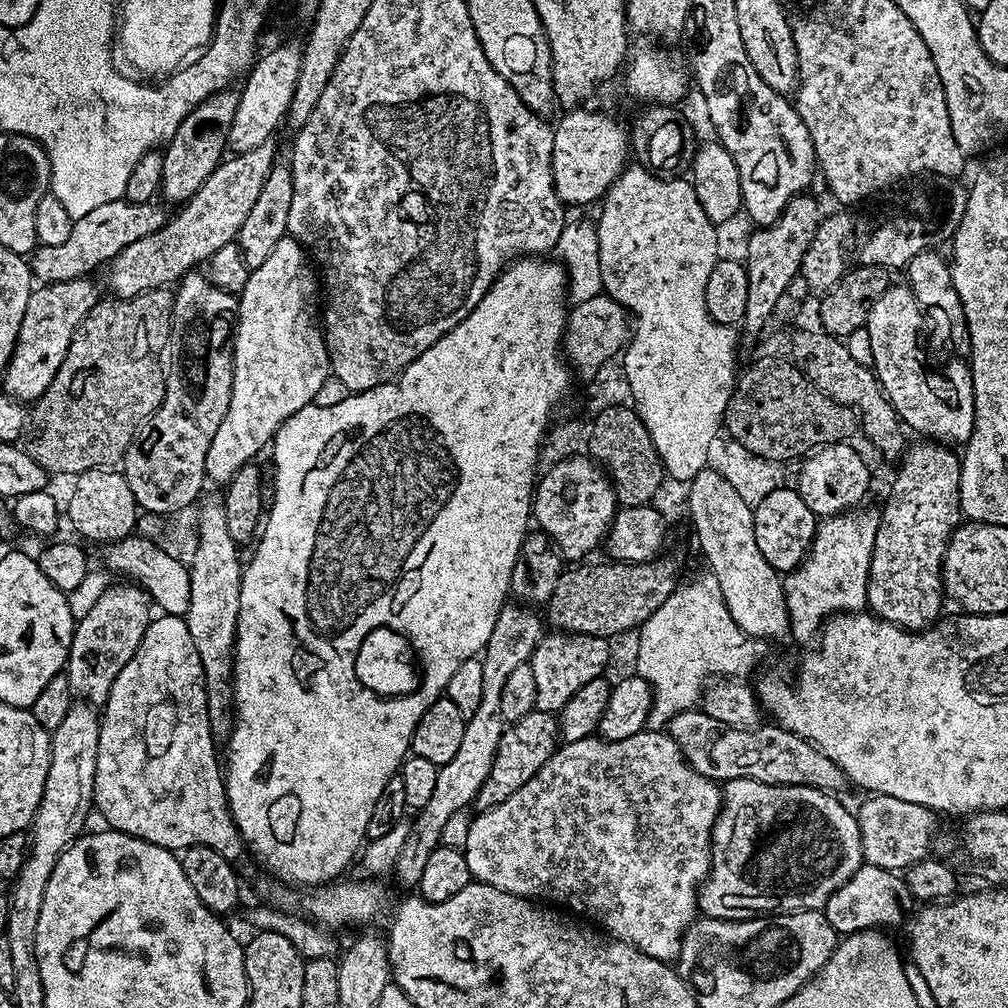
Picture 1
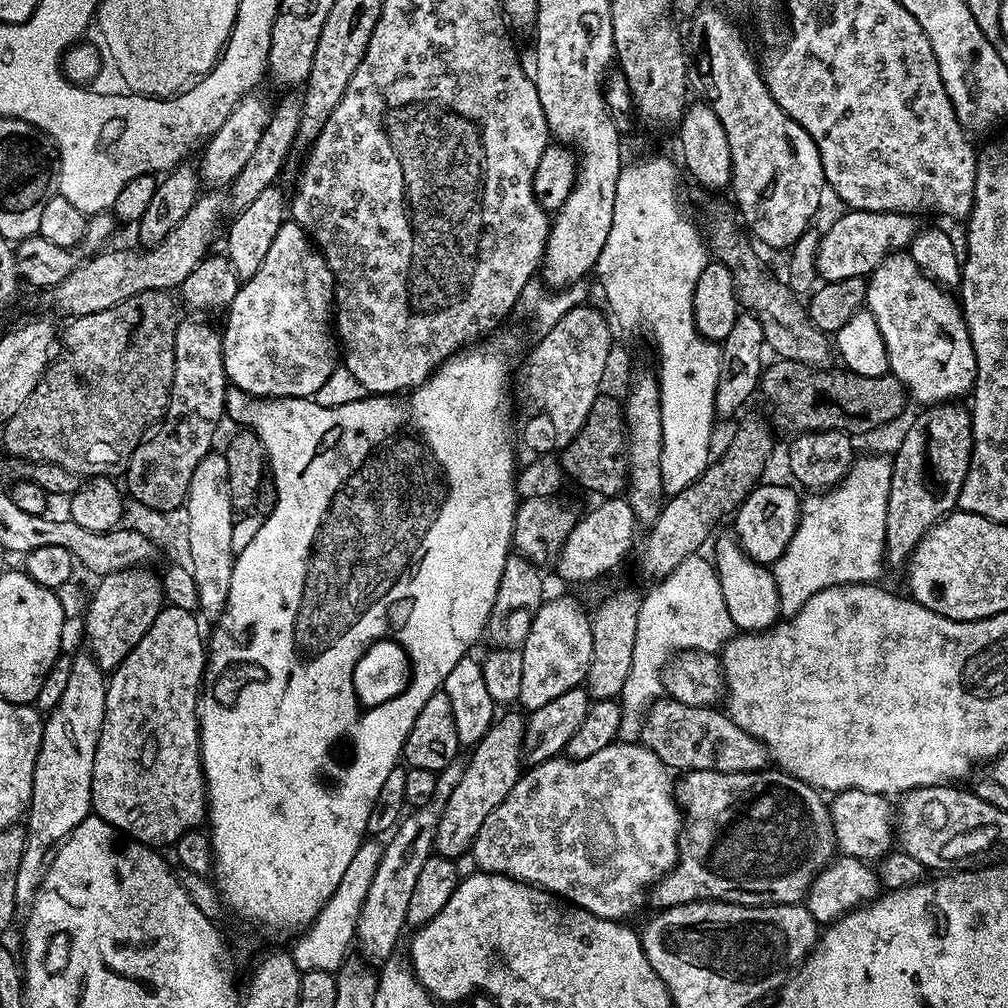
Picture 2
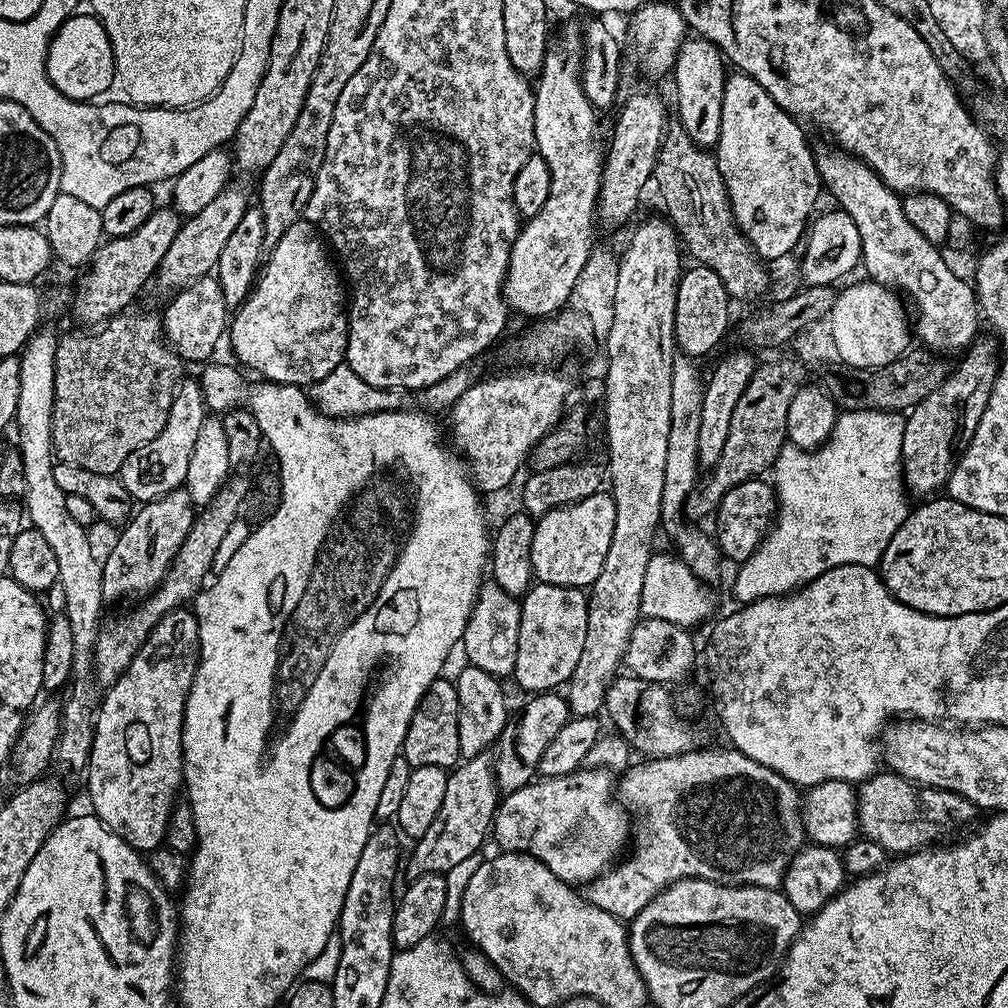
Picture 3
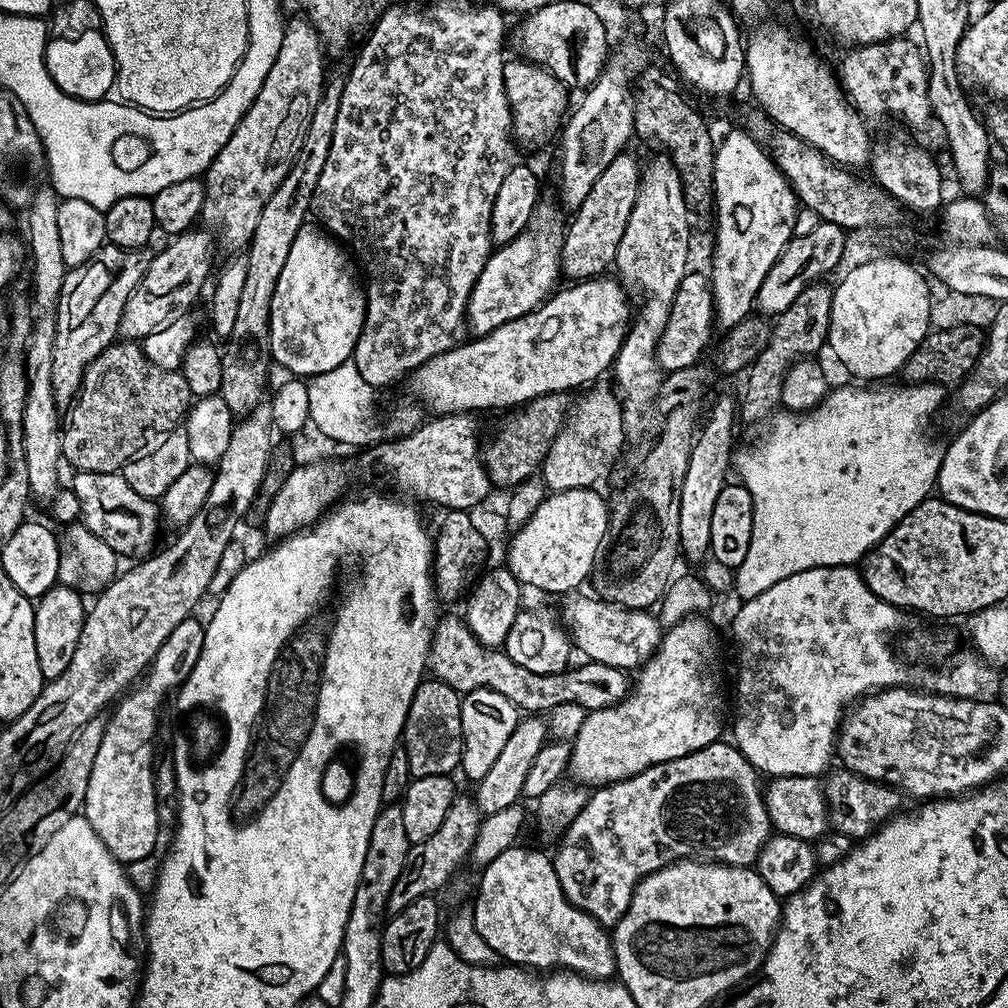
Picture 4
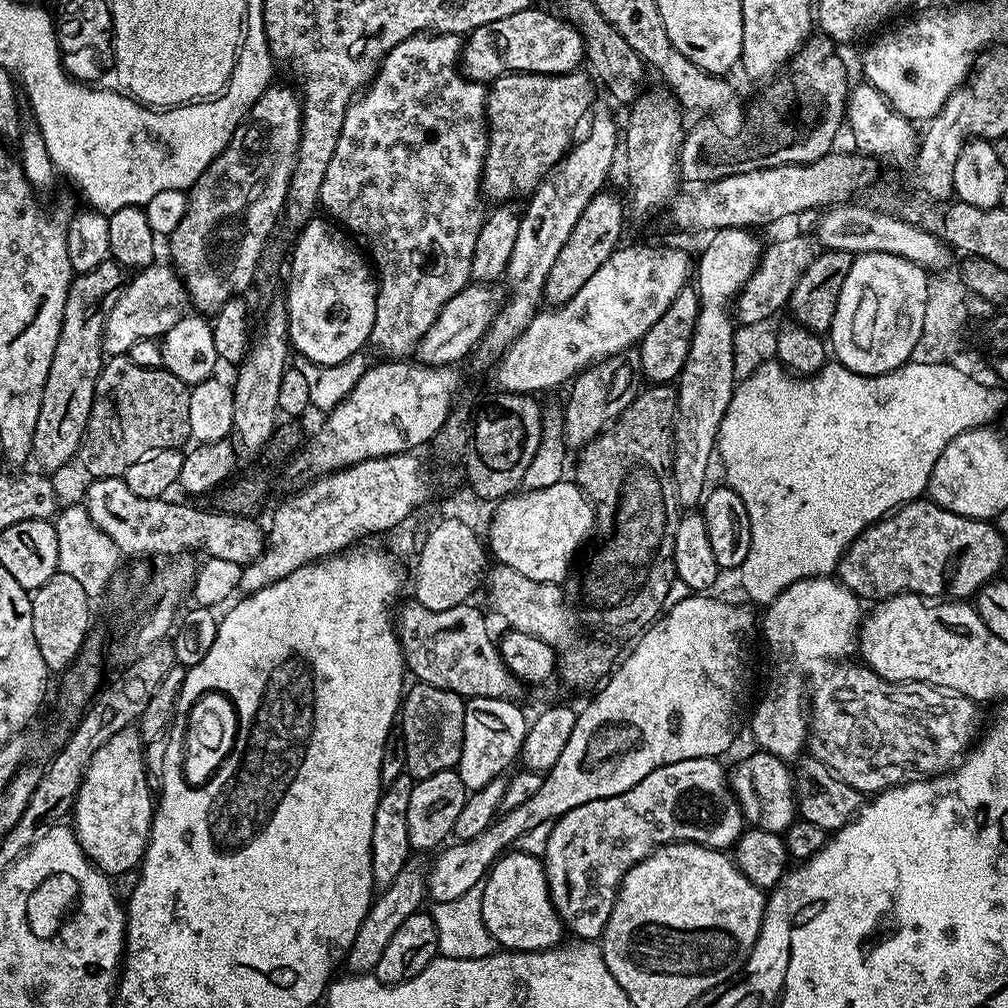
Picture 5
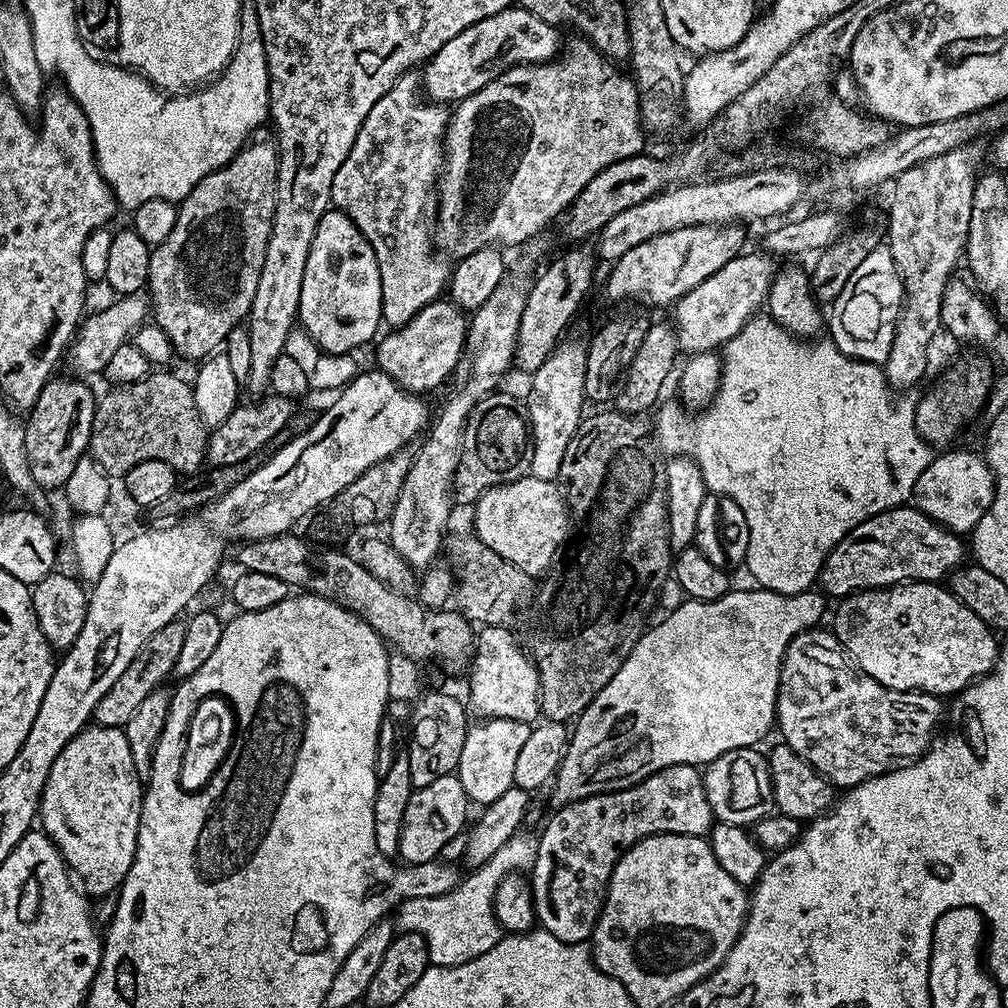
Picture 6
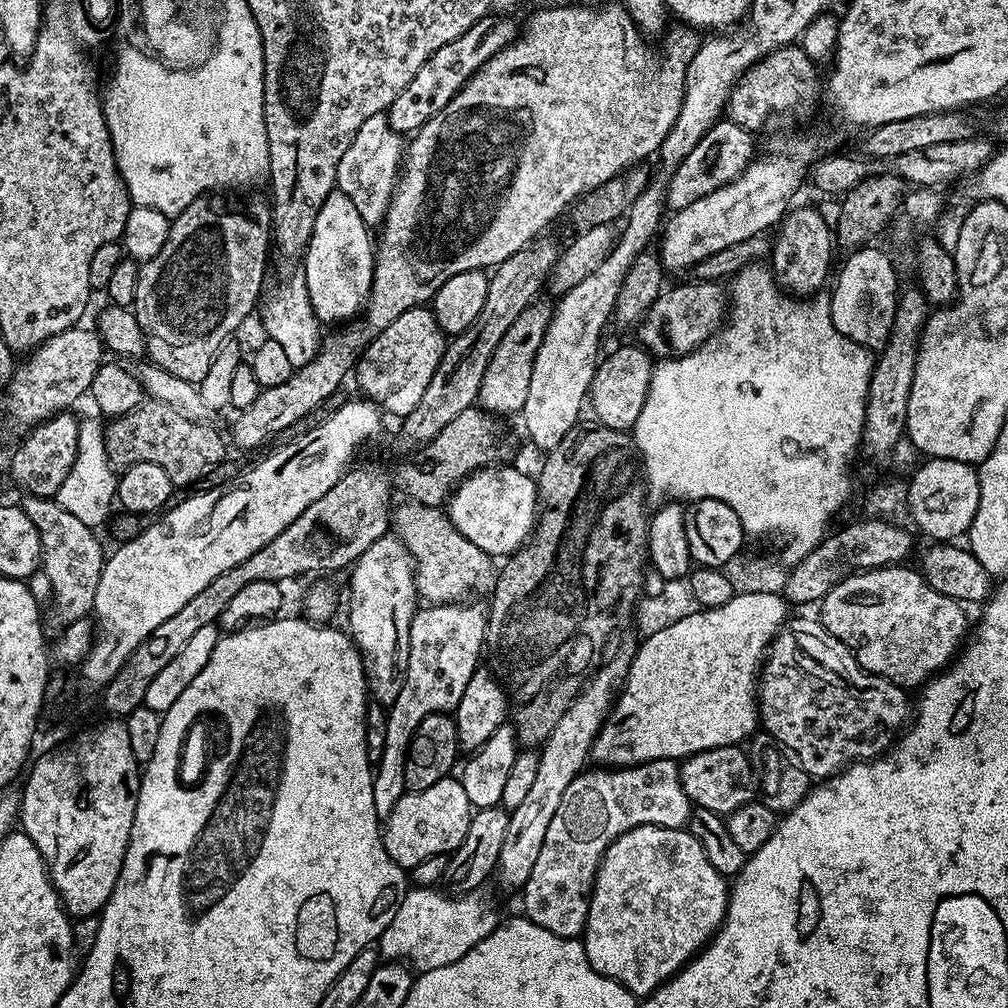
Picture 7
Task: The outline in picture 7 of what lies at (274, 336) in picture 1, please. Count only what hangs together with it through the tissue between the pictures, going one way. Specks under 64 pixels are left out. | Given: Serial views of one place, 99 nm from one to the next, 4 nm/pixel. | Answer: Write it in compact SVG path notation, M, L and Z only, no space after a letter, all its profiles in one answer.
M334 190L326 198L326 202L322 202L322 210L318 210L318 218L314 218L314 230L310 234L308 248L302 257L304 285L308 291L312 313L316 315L321 325L340 326L345 322L355 321L363 313L368 303L368 296L372 293L372 279L376 265L374 236L368 232L371 232L370 225L364 221L362 214L358 214L354 202L350 202L346 194Z

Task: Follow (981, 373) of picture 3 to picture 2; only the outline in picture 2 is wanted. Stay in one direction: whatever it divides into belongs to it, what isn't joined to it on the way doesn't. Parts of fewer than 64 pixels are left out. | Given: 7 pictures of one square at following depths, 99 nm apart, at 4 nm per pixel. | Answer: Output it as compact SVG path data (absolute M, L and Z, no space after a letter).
M949 402L934 404L924 412L904 432L900 449L891 457L892 477L890 478L890 502L886 514L886 547L884 558L889 565L903 569L907 565L918 542L934 525L940 523L949 512L959 505L962 482L968 473L972 457L972 414L963 403Z

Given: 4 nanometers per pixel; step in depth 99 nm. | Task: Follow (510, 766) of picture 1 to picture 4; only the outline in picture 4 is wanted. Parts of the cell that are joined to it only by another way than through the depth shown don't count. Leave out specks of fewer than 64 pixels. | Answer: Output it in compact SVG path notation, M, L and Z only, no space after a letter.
M457 795L446 814L446 819L442 821L442 826L438 826L438 830L434 830L430 838L409 847L406 863L402 865L402 874L398 874L398 882L394 882L394 890L390 890L387 911L393 913L406 910L410 902L439 893L439 888L446 887L448 879L459 870L464 860L466 862L471 857L472 847L478 838L481 819L475 799L471 795Z

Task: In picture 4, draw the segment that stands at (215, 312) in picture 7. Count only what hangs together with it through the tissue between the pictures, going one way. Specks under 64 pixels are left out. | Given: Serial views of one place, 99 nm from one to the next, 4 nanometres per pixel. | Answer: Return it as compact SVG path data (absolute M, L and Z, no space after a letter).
M306 18L287 21L282 38L282 50L274 62L258 98L246 110L242 122L230 134L226 146L218 150L214 162L204 173L204 201L200 220L213 229L220 228L220 236L228 250L247 249L262 215L262 206L270 202L270 194L278 190L282 178L294 166L302 138L314 118L314 110L324 92L324 52L320 49L321 33Z

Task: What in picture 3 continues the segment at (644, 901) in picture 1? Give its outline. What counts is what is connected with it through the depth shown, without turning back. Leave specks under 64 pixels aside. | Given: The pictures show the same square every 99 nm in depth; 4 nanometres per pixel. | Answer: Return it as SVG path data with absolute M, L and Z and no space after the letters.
M583 767L579 772L571 772L558 778L537 778L531 784L522 786L522 790L507 793L499 801L496 815L492 817L490 832L494 840L496 836L497 849L532 856L548 867L550 874L562 878L562 882L570 886L586 886L617 863L621 855L619 852L628 840L627 814L629 815L614 799L613 773L606 767Z

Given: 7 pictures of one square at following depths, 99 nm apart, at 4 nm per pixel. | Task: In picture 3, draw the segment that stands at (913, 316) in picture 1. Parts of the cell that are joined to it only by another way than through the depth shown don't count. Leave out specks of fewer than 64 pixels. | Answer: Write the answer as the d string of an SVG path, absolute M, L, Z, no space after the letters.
M839 146L832 148L815 149L816 169L820 175L820 183L837 200L839 211L850 214L854 218L854 226L858 226L858 234L862 242L862 268L865 268L867 279L883 284L885 288L891 288L897 293L903 294L916 307L914 312L914 332L920 335L920 340L925 349L933 354L945 354L944 352L963 353L971 347L973 340L977 339L976 316L978 320L978 301L975 287L968 284L944 261L941 249L931 244L910 224L903 212L904 201L891 188L886 187L880 175L864 161L851 156Z

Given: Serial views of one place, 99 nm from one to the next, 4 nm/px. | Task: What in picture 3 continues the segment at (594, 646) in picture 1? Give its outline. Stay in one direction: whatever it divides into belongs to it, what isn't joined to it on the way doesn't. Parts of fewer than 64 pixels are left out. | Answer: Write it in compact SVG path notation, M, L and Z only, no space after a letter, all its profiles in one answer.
M539 582L528 589L521 599L518 658L514 673L514 680L517 680L525 688L525 693L551 692L567 685L568 679L574 674L574 666L578 666L578 658L582 658L582 646L586 646L588 618L587 593L583 589Z

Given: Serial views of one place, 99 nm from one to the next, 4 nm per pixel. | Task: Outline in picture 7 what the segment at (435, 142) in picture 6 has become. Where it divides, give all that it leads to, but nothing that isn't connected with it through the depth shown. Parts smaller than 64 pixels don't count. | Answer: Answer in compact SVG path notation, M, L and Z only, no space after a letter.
M385 113L374 114L374 118L366 118L362 126L358 126L358 134L350 142L346 154L342 154L342 162L338 162L336 171L336 188L362 214L362 218L370 226L384 223L384 215L392 201L392 192L396 182L402 175L402 165L406 155L406 140L399 132L392 129Z

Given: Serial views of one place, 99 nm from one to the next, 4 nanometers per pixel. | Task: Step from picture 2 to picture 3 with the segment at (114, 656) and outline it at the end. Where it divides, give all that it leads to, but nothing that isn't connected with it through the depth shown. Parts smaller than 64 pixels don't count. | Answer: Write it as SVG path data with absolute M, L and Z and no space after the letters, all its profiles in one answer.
M184 486L175 488L157 500L141 503L139 508L137 514L135 511L131 519L119 529L110 558L103 564L102 594L105 601L136 602L155 592L174 562L182 542L186 542L186 534L190 534L192 523L198 515L187 487Z

